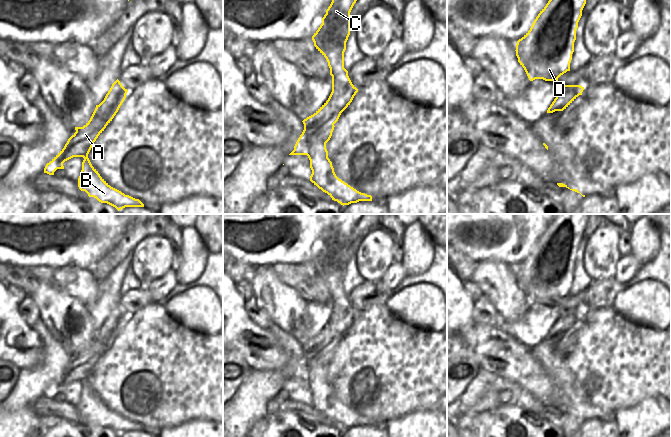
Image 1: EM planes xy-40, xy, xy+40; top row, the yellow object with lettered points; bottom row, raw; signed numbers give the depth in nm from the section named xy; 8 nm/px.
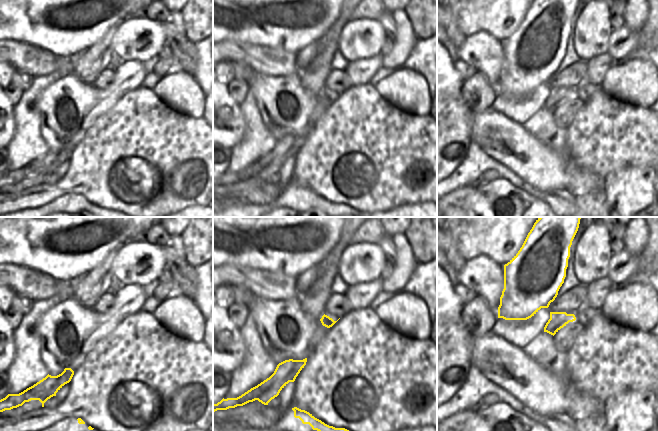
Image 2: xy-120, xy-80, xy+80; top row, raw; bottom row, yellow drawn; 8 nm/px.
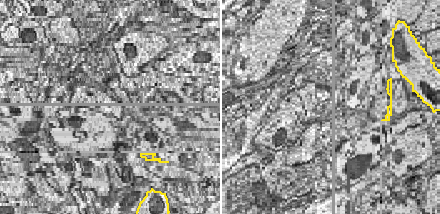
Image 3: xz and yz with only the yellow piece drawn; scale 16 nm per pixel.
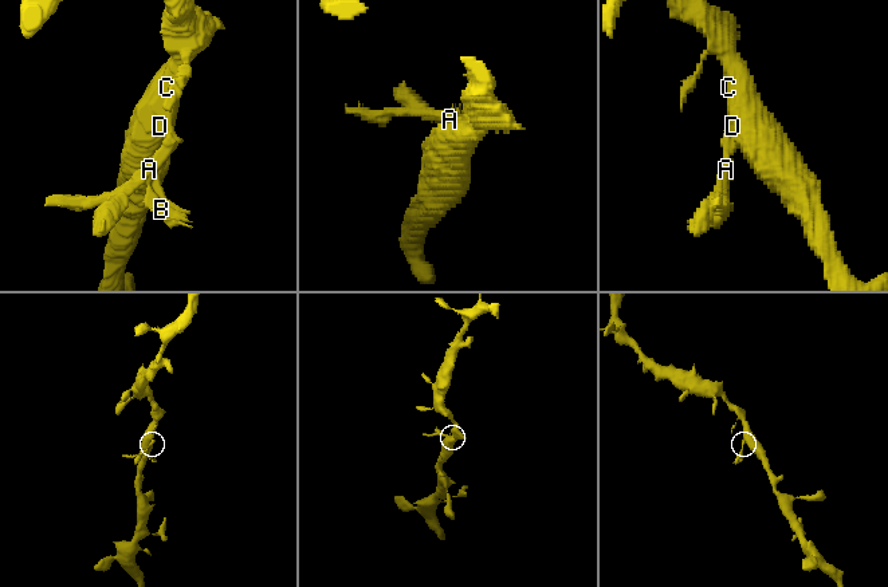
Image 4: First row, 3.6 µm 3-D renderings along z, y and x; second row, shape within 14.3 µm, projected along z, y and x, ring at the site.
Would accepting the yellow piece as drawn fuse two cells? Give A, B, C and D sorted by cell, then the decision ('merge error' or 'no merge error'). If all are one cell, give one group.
A B C D | no merge error

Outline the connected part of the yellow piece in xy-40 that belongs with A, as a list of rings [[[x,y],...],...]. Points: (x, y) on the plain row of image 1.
[[[117,303],[104,324],[96,329],[90,344],[83,351],[75,351],[76,356],[68,363],[64,372],[44,392],[44,397],[54,399],[57,393],[64,393],[63,387],[73,381],[83,381],[78,411],[89,421],[107,427],[118,435],[125,431],[144,431],[139,424],[111,411],[92,390],[88,378],[106,350],[112,345],[126,322],[128,314]]]

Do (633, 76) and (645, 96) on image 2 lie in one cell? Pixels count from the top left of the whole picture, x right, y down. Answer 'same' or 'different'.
same

